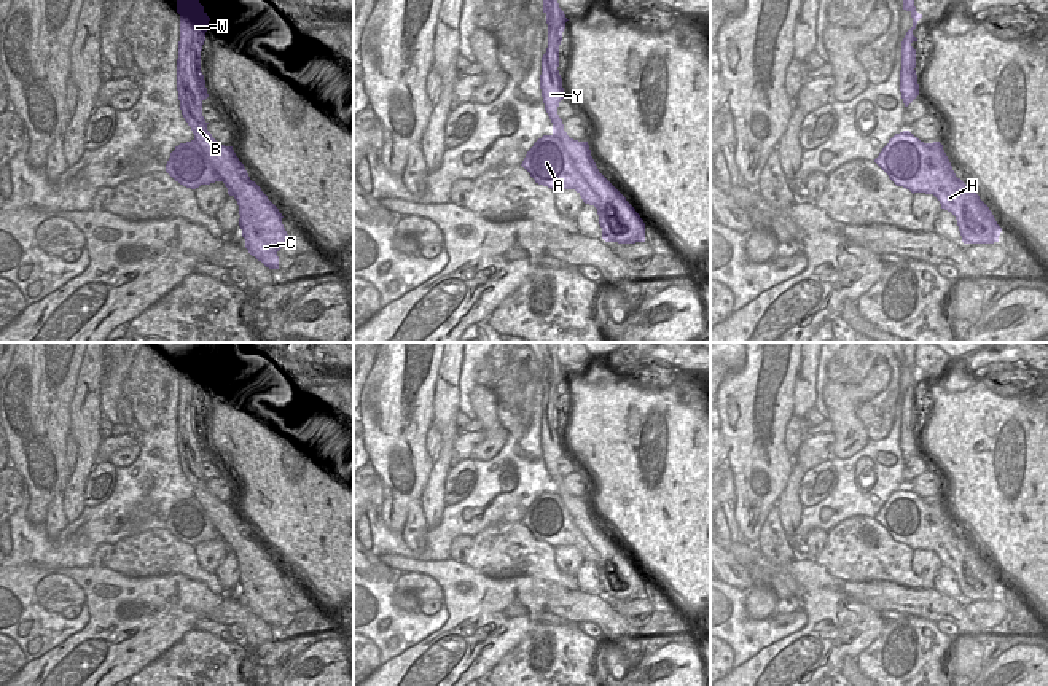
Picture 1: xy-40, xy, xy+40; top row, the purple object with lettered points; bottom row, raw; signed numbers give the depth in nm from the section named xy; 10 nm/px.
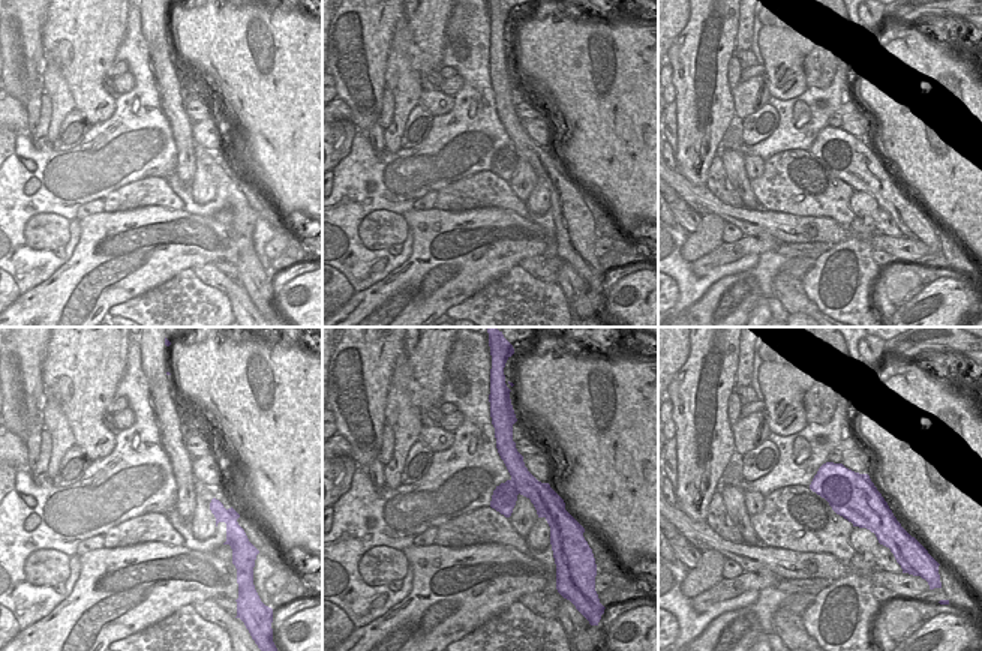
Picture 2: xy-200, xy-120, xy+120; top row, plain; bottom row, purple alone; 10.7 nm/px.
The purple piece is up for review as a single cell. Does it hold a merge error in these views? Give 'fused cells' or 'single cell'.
fused cells

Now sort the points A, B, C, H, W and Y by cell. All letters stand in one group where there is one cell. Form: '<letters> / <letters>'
A H / B C W Y

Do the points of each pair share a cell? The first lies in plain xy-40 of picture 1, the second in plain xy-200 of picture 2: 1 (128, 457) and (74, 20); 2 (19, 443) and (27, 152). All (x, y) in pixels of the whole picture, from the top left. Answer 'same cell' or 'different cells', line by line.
1: same cell
2: different cells

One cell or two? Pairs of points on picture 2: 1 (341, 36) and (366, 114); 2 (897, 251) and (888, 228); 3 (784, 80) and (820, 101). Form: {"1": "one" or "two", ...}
{"1": "one", "2": "two", "3": "two"}

